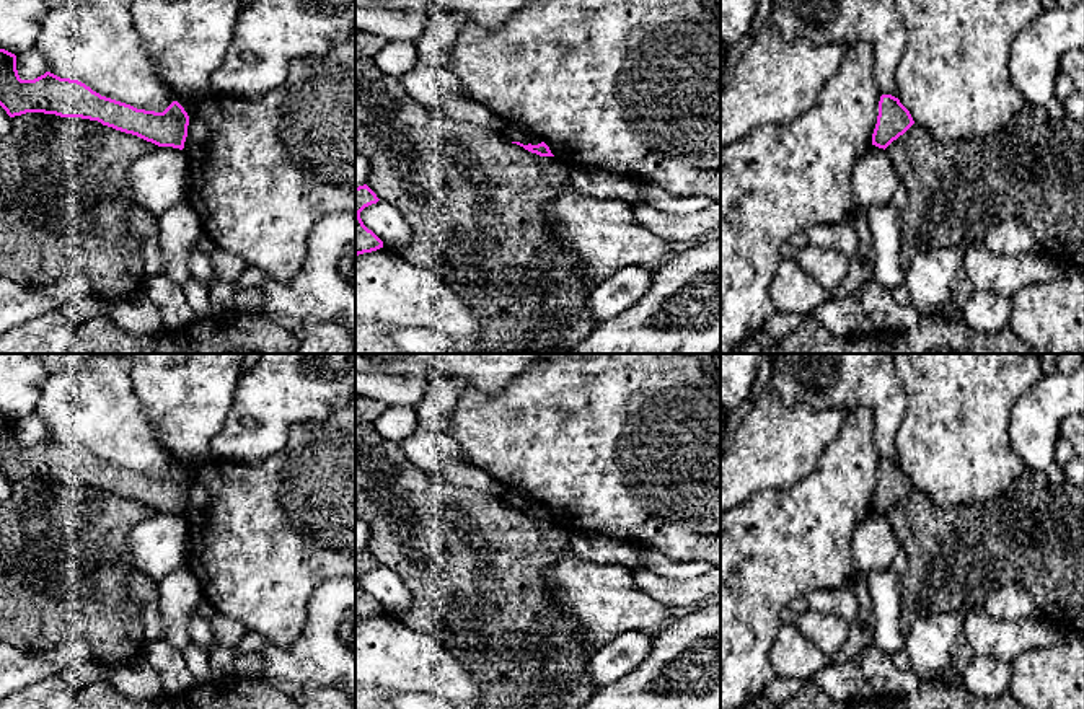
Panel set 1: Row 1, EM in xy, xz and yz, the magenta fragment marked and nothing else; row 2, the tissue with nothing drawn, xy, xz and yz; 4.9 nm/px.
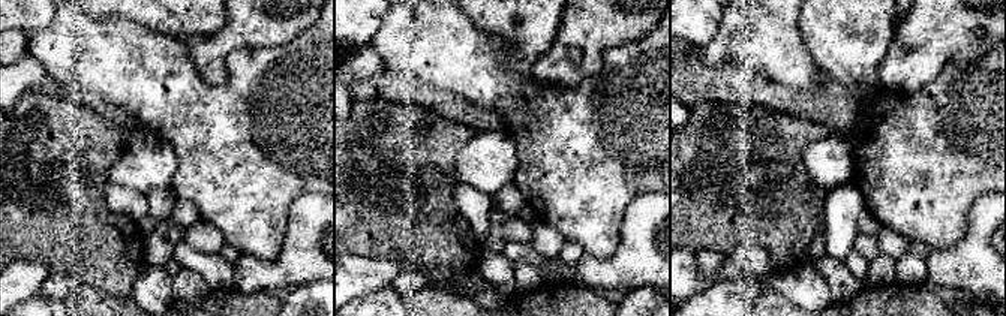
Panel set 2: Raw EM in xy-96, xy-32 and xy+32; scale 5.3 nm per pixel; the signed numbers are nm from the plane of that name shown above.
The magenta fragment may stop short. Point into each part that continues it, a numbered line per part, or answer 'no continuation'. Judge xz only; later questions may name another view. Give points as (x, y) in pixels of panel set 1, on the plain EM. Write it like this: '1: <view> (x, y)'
no continuation

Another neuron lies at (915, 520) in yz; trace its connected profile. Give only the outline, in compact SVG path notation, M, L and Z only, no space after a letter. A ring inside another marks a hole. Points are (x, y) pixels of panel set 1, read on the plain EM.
M1025 468L1019 481L994 499L937 507L913 489L885 517L898 544L890 570L900 585L905 626L981 603L1016 583L1055 629L1084 632L1084 487L1051 487L1045 473Z

